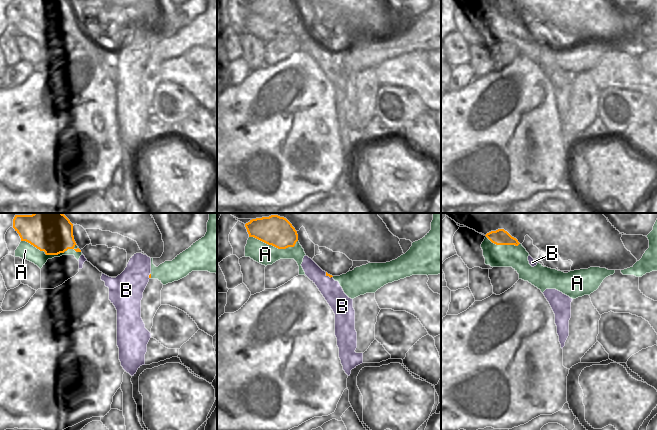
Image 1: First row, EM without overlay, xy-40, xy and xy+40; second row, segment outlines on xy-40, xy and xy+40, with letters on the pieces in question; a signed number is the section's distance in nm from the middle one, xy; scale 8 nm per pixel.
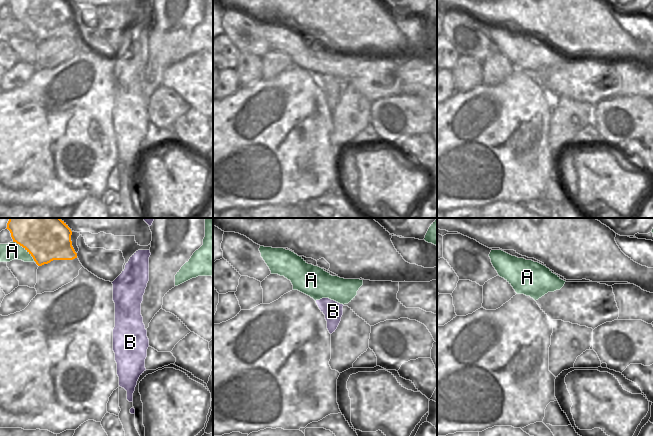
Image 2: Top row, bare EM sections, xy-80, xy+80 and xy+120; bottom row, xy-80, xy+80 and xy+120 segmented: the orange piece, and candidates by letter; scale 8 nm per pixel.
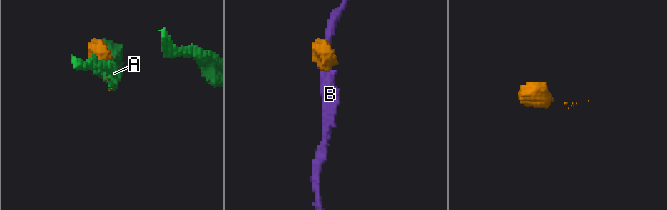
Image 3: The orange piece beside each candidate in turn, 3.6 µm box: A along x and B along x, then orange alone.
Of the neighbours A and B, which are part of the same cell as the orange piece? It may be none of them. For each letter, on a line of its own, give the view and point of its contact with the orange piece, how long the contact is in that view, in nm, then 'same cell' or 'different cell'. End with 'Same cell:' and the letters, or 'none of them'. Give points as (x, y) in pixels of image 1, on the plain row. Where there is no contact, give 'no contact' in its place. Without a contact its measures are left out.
A: contact xy-40 (51, 30); length 480 nm; different cell
B: contact xy (328, 51); length 80 nm; same cell
Same cell: B

